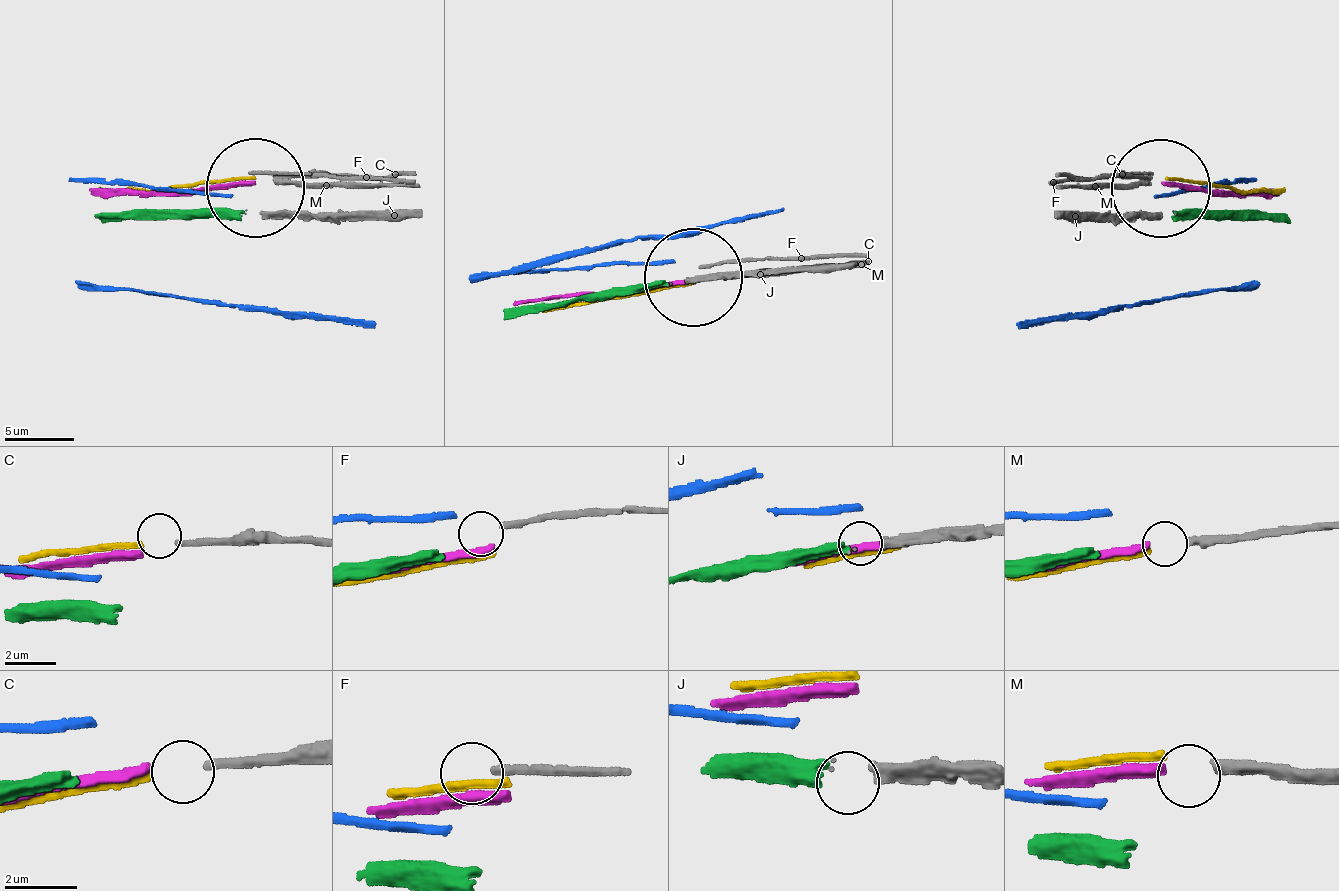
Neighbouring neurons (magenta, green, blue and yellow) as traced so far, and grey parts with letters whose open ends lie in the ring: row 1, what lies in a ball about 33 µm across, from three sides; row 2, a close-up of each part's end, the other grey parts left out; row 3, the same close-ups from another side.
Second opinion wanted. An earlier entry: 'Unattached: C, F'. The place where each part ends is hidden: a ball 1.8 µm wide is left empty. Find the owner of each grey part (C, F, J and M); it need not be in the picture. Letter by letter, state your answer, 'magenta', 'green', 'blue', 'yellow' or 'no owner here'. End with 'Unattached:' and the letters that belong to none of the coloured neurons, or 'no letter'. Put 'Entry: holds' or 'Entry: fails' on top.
Entry: fails
C: yellow
F: no owner here
J: green
M: magenta
Unattached: F

